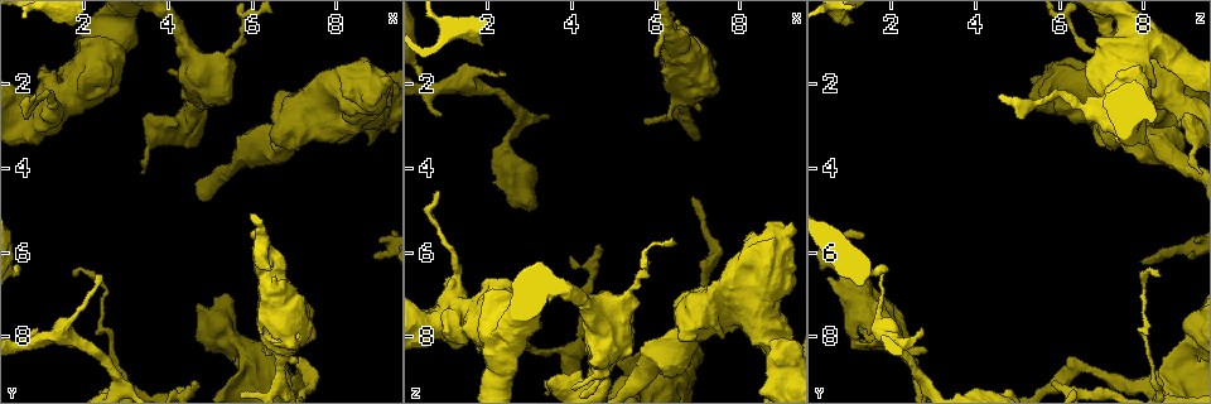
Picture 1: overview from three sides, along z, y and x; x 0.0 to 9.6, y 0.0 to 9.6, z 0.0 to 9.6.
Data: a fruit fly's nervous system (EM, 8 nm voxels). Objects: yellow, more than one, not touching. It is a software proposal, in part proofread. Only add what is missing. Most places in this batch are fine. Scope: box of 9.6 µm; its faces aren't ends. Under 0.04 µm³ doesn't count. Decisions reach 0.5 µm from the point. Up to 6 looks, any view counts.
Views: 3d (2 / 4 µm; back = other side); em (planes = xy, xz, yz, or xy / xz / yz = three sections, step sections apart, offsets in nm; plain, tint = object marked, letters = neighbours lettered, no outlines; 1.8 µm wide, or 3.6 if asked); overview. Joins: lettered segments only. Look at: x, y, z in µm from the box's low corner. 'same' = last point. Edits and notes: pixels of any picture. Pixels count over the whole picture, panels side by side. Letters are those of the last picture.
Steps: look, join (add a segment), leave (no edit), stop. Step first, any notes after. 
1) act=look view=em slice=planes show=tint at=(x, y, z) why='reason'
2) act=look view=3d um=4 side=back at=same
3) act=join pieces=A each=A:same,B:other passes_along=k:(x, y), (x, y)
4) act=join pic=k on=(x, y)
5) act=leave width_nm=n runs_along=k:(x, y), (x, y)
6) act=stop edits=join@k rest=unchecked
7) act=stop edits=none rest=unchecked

act=look view=em slice=yz step=16 show=letters at=(0.90, 7.85, 2.70) why='branch stops here'

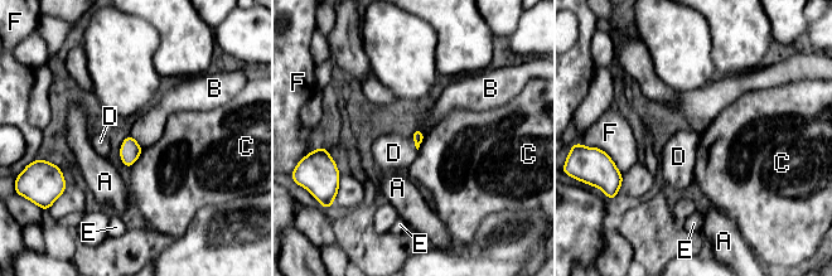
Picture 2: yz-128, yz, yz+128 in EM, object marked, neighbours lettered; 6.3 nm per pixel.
act=look view=em slice=xz step=8 show=letters at=same

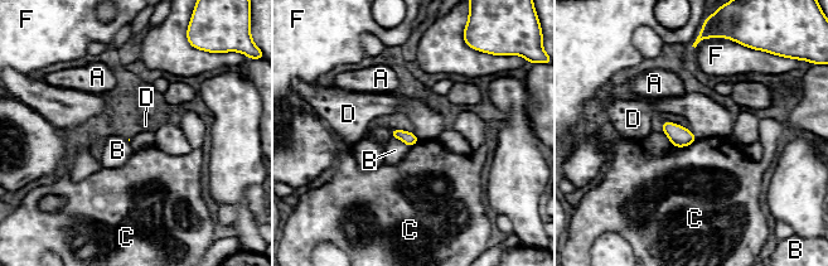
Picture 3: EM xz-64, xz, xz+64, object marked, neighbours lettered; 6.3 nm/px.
act=leave each=A:other,B:other,C:other,D:other,F:other border=3:(690, 130), (697, 138) found='no lettered segment goes on from it'

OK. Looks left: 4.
act=look view=em slice=yz step=8 show=letters at=(4.65, 9.05, 5.80) why='free end'

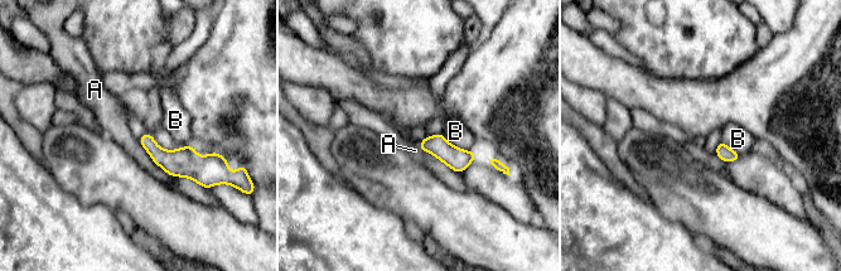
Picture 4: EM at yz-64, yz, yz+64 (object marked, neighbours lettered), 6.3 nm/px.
act=leave each=A:other,B:other found='no lettered segment goes on from it'

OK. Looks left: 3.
act=look view=em slice=planes show=letters at=(6.30, 8.35, 2.80) why='free end'

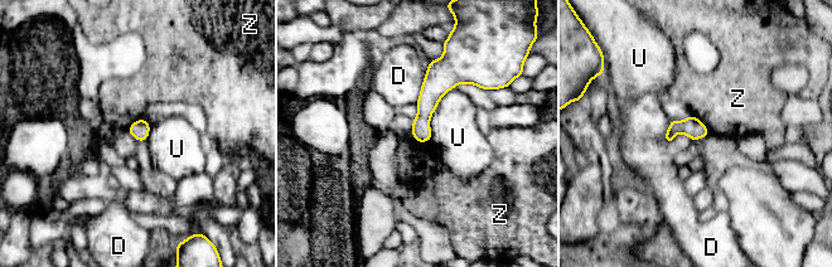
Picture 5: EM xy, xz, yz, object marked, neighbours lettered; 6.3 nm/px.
act=leave each=D:other,U:other,Z:other border=5:(691, 113), (710, 131) found='no lettered segment goes on from it'

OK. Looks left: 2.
act=stop edits=none rest=unchecked

